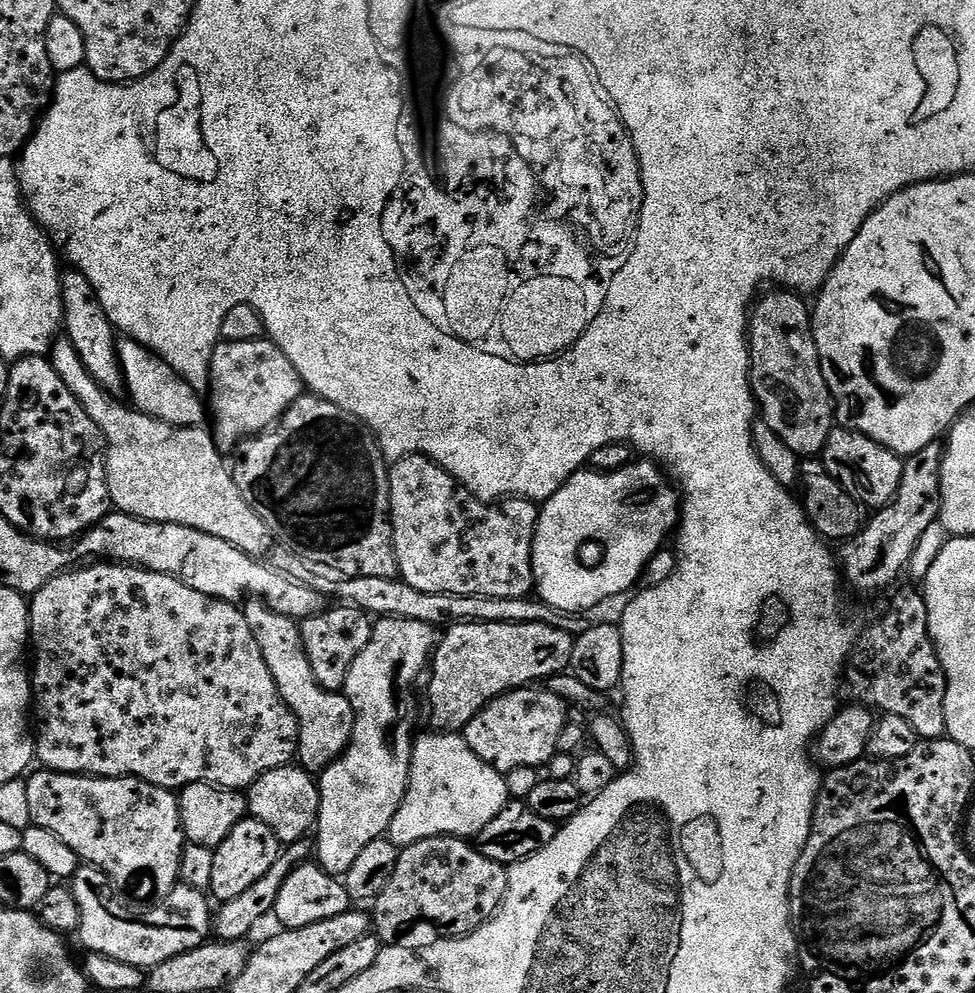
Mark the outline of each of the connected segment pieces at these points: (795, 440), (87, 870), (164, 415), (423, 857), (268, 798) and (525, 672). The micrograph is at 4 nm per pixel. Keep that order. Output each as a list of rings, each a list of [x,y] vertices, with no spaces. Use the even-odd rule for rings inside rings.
[[[768,290],[755,301],[748,322],[748,353],[752,355],[752,394],[756,397],[759,411],[763,421],[772,427],[774,434],[785,443],[790,450],[796,452],[800,458],[812,458],[815,454],[823,453],[826,438],[832,433],[834,427],[834,401],[832,391],[828,389],[828,383],[824,377],[824,367],[820,361],[820,348],[812,333],[812,314],[809,305],[804,305],[805,297],[792,290]]]
[[[81,866],[72,877],[70,887],[82,910],[78,939],[85,944],[85,949],[118,958],[118,962],[130,962],[135,968],[151,970],[166,962],[166,958],[209,943],[214,932],[214,908],[208,905],[209,897],[198,888],[177,886],[165,900],[151,906],[133,906],[105,872],[91,866]]]
[[[123,339],[117,348],[123,366],[125,389],[137,411],[176,428],[201,427],[205,423],[206,406],[202,404],[203,397],[165,360],[136,340]]]
[[[459,836],[426,838],[400,848],[398,866],[394,866],[394,874],[390,882],[386,882],[386,890],[382,890],[382,894],[374,901],[374,932],[384,946],[397,943],[401,939],[400,935],[415,924],[433,924],[441,928],[444,931],[441,933],[448,938],[469,936],[499,912],[507,893],[508,868],[486,858],[486,854],[477,850],[475,843]]]
[[[295,763],[266,770],[246,789],[251,819],[266,822],[270,830],[287,846],[305,839],[315,829],[320,809],[320,785],[317,777]]]
[[[454,624],[439,637],[430,661],[428,680],[428,704],[432,707],[432,728],[442,732],[459,733],[494,699],[503,692],[527,688],[537,682],[547,681],[549,676],[561,675],[572,662],[574,637],[566,630],[558,630],[549,624]]]

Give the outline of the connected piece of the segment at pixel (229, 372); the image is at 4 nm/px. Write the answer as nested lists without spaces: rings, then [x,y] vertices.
[[[271,338],[254,342],[226,340],[217,344],[208,371],[208,387],[212,396],[210,431],[225,454],[235,453],[243,440],[267,432],[284,417],[288,407],[306,392],[304,379],[298,370],[294,370],[294,362],[282,354]]]

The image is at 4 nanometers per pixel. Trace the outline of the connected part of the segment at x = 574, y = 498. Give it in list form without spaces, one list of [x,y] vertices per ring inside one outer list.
[[[647,458],[641,459],[639,462],[641,464],[631,462],[616,472],[599,472],[593,470],[575,472],[550,499],[543,501],[542,507],[540,508],[540,525],[536,527],[534,550],[532,551],[532,569],[534,570],[534,578],[536,579],[534,592],[541,602],[549,604],[549,606],[559,612],[588,614],[591,613],[591,608],[598,607],[603,600],[612,600],[615,596],[622,595],[623,592],[629,591],[628,593],[631,593],[637,587],[635,584],[637,583],[639,585],[641,583],[644,575],[644,567],[648,565],[650,558],[654,558],[654,554],[665,547],[664,539],[668,535],[671,537],[677,531],[682,519],[682,496],[678,491],[677,485],[671,479],[666,478],[665,469],[661,465]]]

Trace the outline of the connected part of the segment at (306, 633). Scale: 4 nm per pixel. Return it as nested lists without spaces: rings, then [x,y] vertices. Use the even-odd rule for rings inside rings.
[[[351,606],[336,607],[340,608],[329,607],[327,610],[321,610],[315,616],[307,617],[300,624],[310,666],[321,686],[331,692],[339,692],[343,689],[346,674],[350,674],[350,666],[354,666],[354,658],[358,658],[358,654],[366,650],[374,627],[373,617],[364,609]]]

